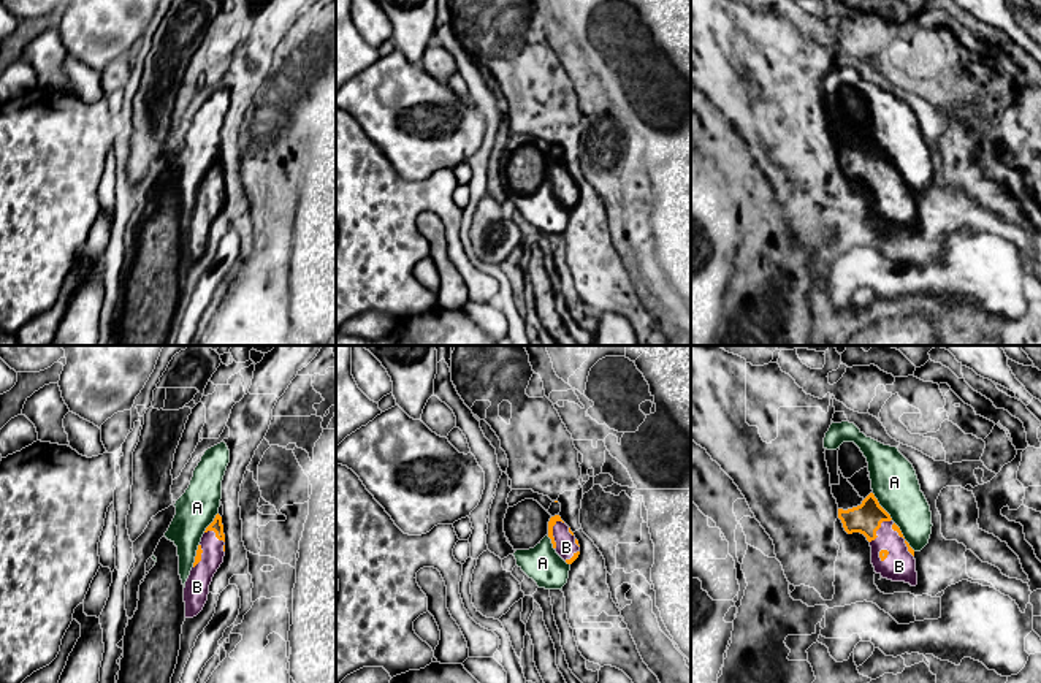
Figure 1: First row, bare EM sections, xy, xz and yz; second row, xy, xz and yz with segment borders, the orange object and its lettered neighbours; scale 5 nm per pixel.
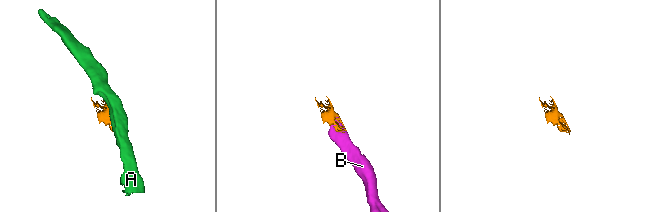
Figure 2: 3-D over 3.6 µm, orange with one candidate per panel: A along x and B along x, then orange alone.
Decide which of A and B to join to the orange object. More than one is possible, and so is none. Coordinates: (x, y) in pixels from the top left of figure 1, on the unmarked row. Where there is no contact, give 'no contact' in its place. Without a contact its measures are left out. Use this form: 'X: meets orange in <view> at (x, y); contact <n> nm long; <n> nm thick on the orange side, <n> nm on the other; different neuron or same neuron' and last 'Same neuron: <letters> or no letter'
A: meets orange in yz at (880, 151); contact 170 nm long; 160 nm thick on the orange side, 240 nm on the other; different neuron
B: meets orange in xz at (552, 179); contact 160 nm long; 40 nm thick on the orange side, 100 nm on the other; same neuron
Same neuron: B

